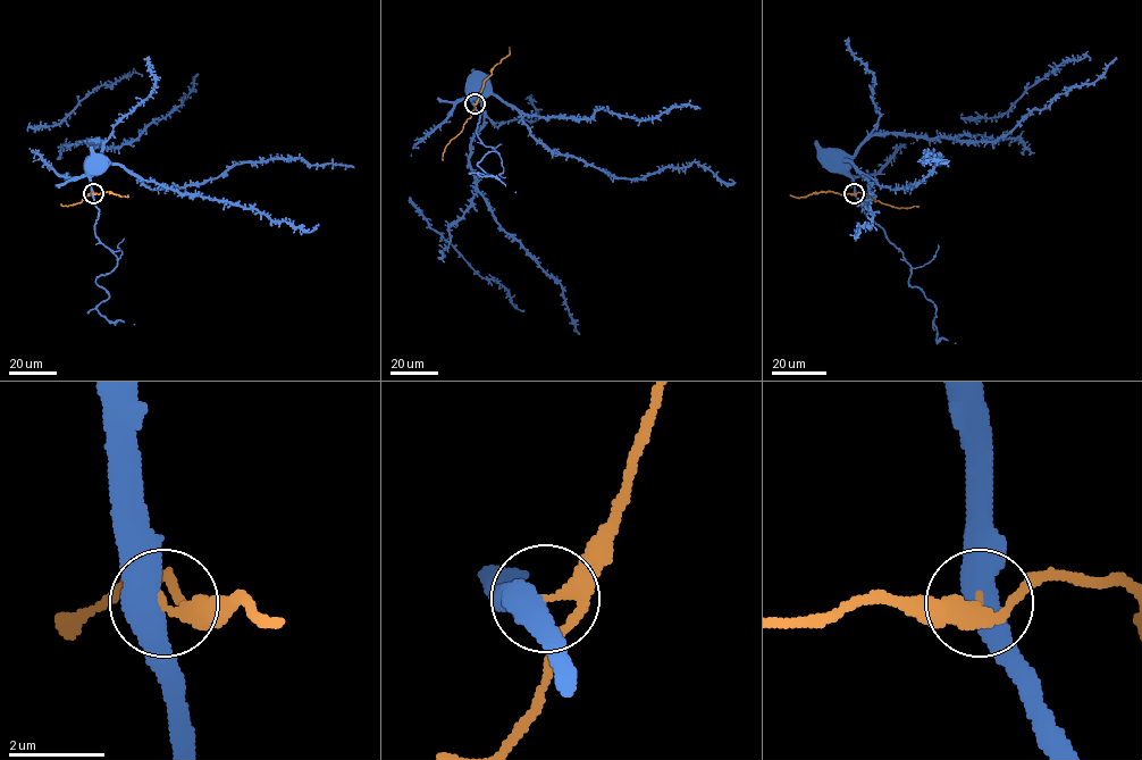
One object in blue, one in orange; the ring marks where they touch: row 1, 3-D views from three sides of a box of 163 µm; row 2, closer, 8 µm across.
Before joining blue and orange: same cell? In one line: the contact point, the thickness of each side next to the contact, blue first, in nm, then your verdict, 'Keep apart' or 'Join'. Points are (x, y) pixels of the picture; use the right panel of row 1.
Place: (854, 193). Thickness 550 nm (blue) against 220 nm. Keep apart

